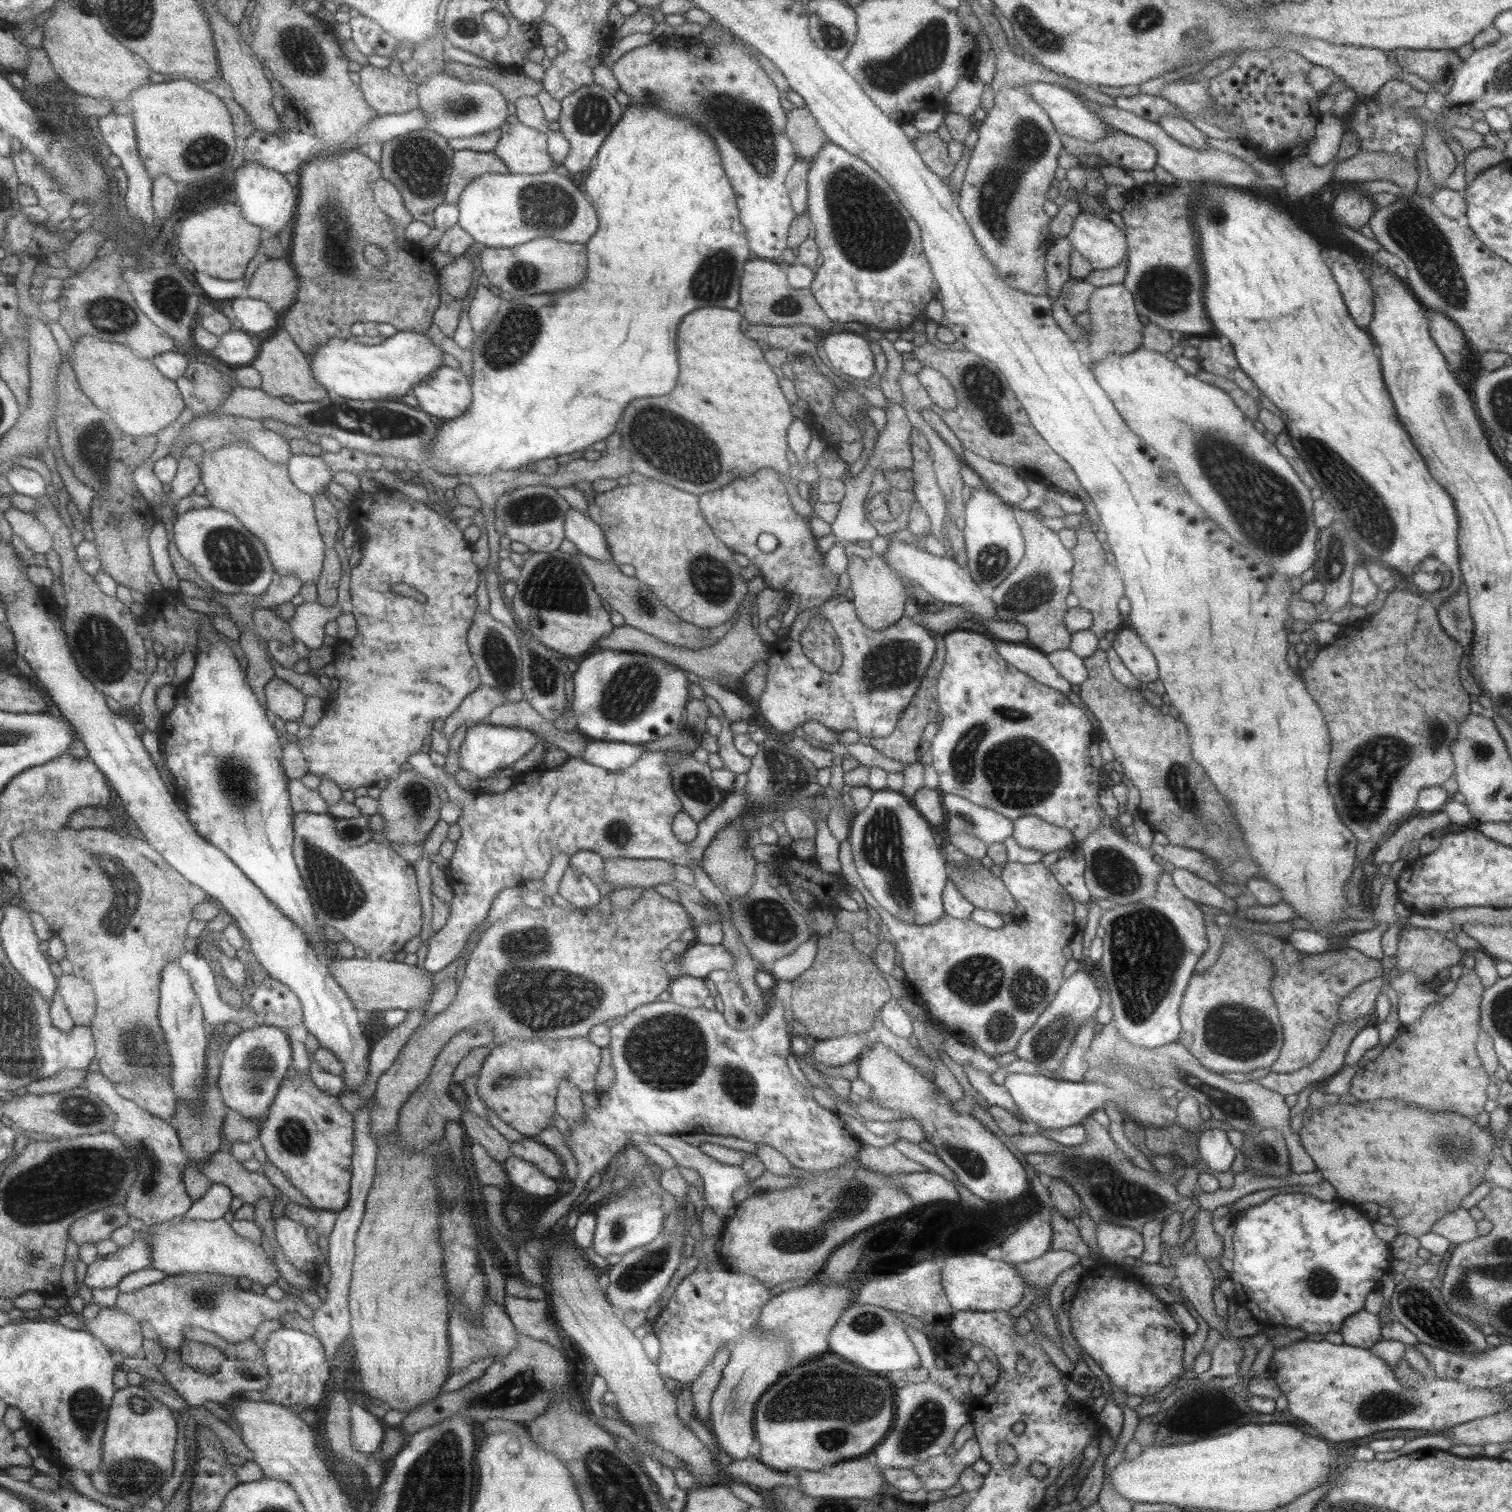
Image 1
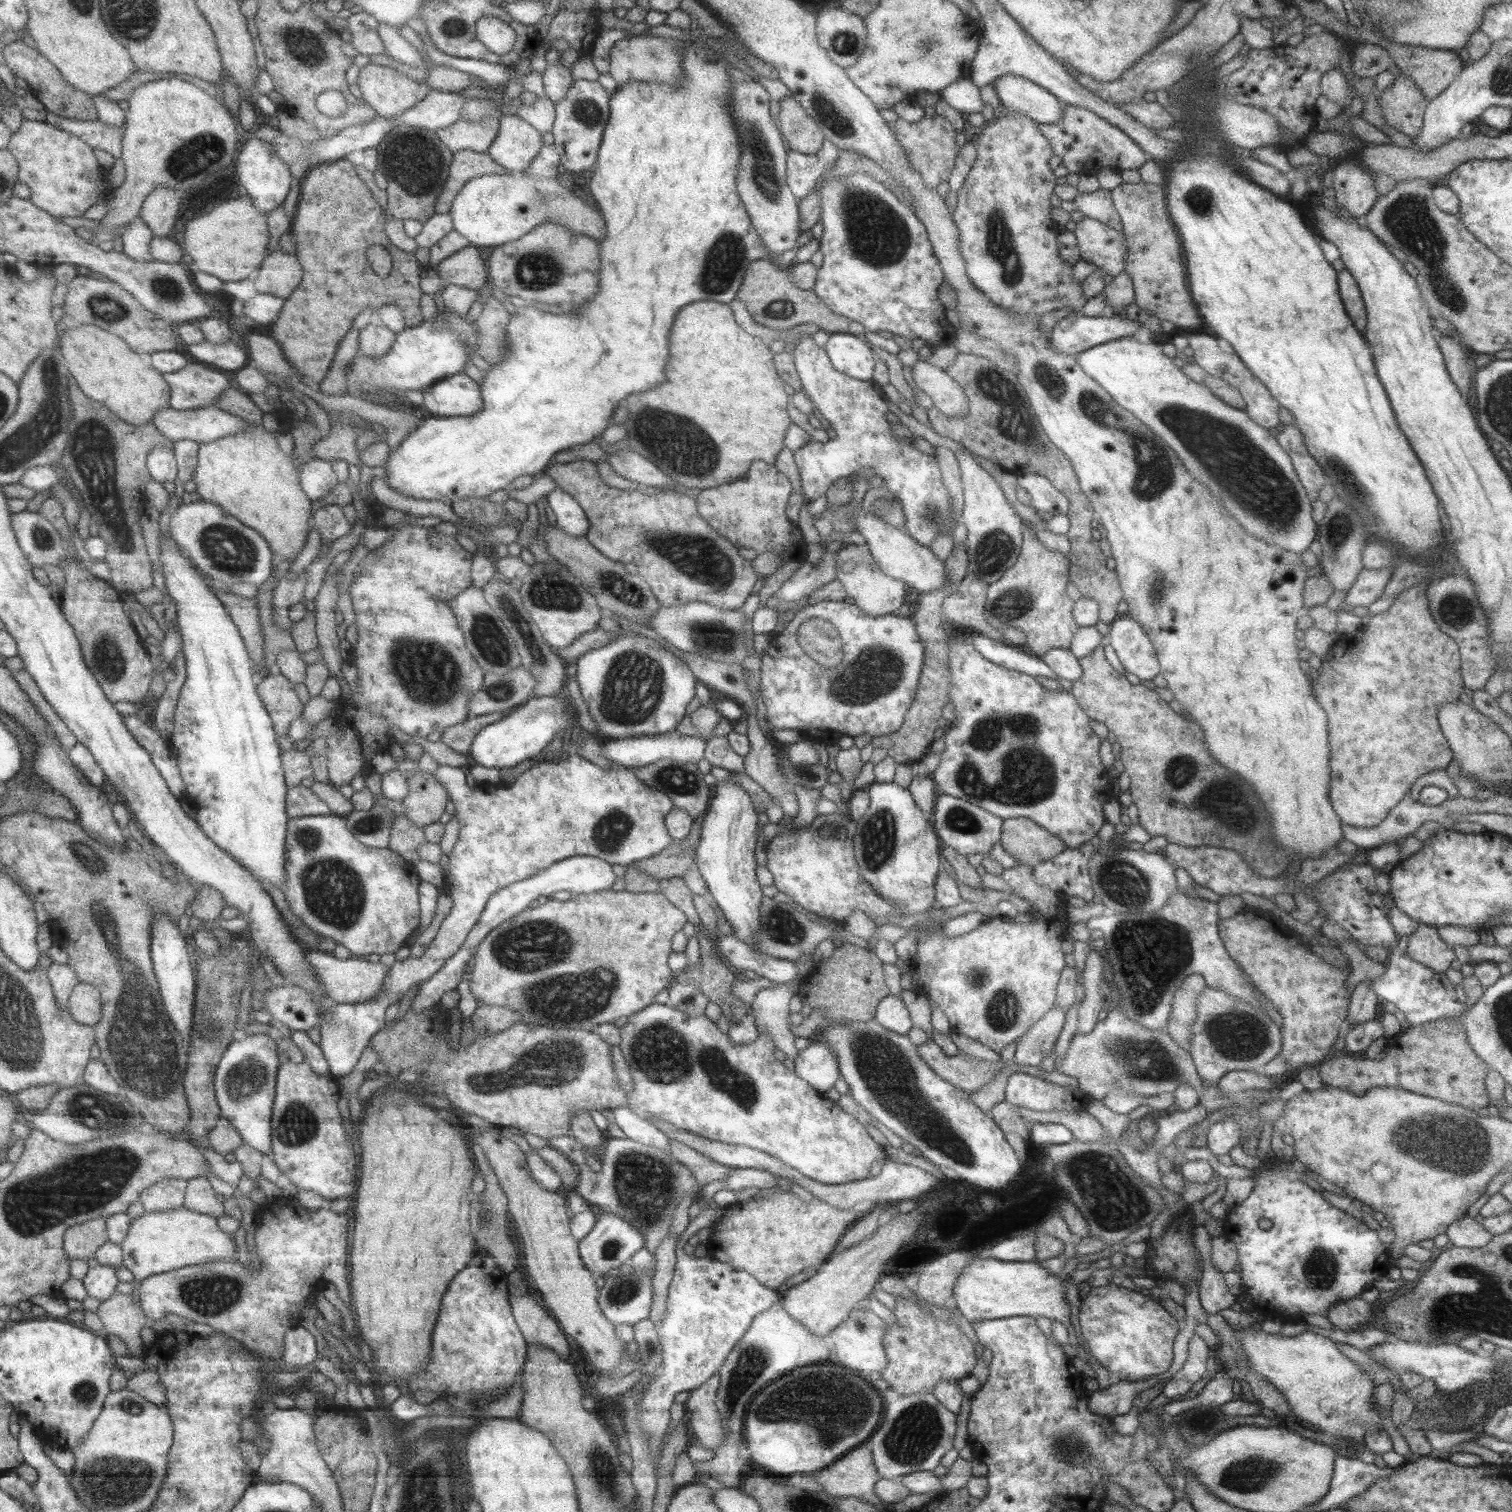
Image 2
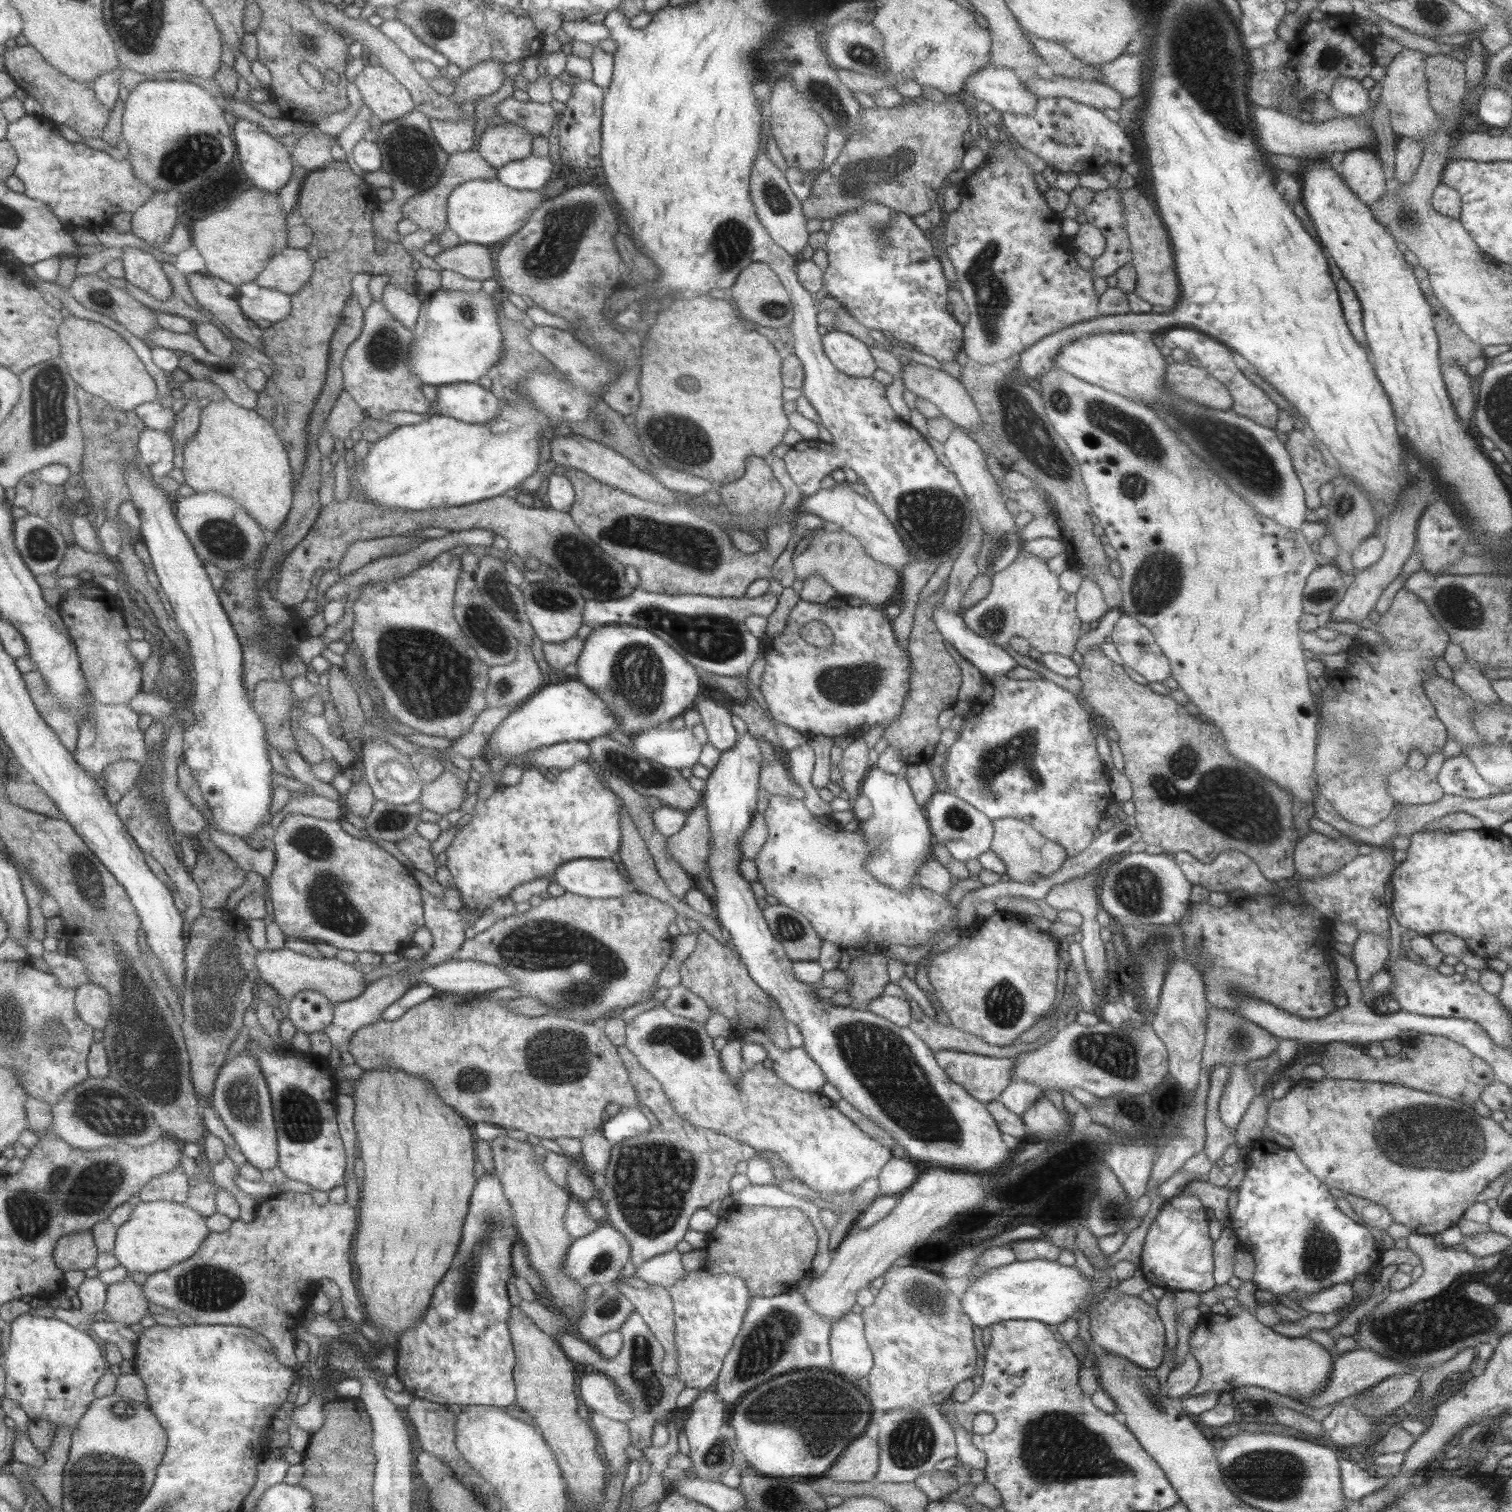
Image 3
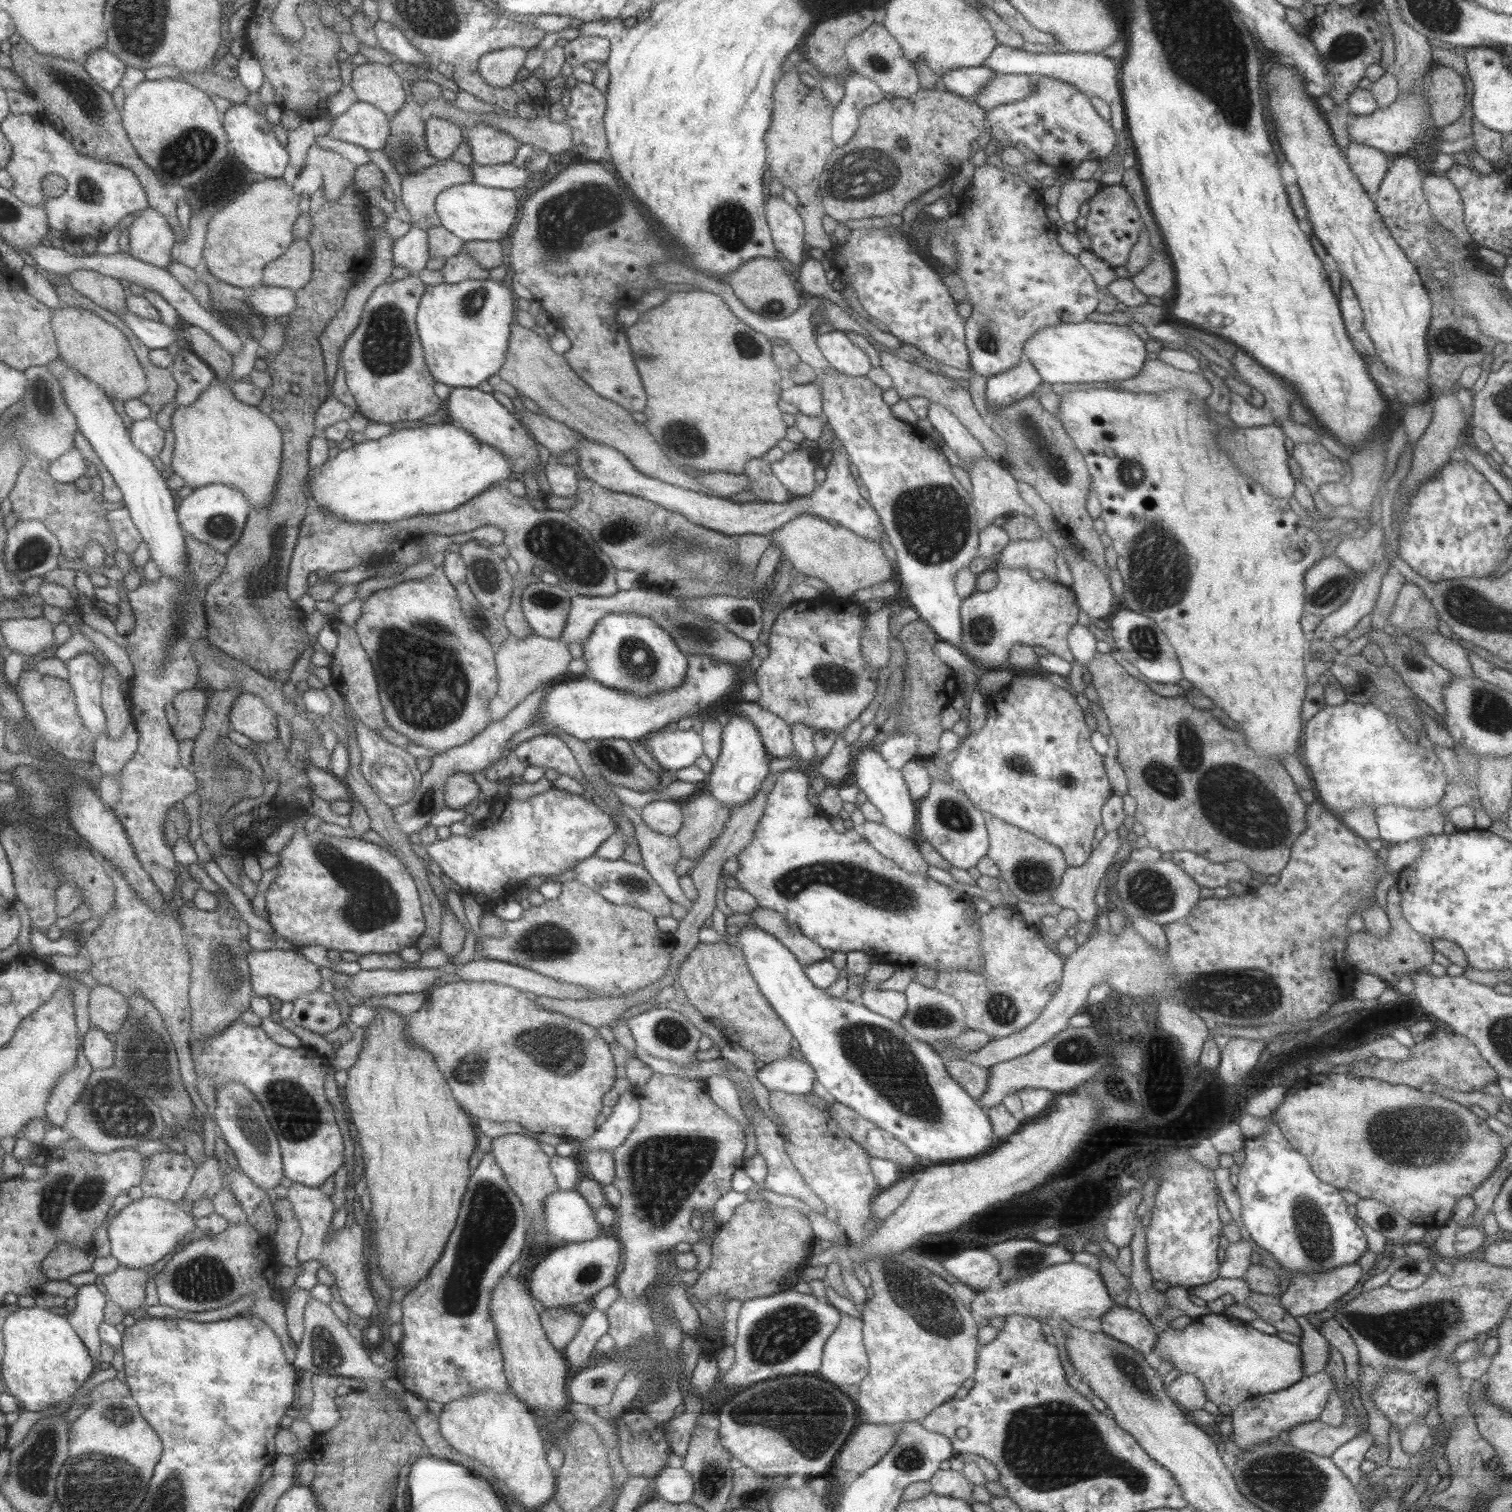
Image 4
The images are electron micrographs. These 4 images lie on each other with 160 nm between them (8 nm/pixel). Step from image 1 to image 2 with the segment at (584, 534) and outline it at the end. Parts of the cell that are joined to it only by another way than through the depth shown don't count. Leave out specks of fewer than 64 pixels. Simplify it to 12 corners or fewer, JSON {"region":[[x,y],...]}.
{"region":[[555,486],[546,494],[555,524],[584,537],[589,521],[572,496]]}

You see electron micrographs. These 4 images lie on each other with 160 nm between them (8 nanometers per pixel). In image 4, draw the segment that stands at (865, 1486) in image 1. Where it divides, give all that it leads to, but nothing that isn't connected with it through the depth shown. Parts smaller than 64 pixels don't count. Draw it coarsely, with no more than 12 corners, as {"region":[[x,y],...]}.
{"region":[[857,1424],[833,1466],[863,1473],[896,1441],[900,1425]]}

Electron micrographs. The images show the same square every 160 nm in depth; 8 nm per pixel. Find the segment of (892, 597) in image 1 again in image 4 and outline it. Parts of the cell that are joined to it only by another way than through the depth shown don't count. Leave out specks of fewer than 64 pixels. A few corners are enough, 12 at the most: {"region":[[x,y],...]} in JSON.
{"region":[[799,514],[767,535],[835,599],[891,578],[880,543]]}

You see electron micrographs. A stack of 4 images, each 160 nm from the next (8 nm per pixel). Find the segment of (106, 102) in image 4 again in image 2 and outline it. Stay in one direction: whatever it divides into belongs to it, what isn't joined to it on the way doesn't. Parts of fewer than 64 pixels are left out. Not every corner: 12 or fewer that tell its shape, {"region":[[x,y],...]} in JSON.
{"region":[[3,47],[11,72],[49,112],[100,120],[94,95],[72,85],[38,48]]}

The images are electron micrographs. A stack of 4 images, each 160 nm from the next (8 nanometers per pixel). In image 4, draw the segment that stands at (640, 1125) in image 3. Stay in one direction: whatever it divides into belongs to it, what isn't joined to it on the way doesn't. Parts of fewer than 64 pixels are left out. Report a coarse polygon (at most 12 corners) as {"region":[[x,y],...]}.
{"region":[[633,1090],[619,1095],[610,1115],[587,1140],[581,1153],[612,1151],[639,1116]]}

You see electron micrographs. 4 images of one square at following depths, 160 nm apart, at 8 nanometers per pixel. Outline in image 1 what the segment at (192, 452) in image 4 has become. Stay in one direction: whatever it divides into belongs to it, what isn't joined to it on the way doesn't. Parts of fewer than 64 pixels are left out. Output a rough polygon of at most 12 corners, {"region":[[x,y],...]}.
{"region":[[233,444],[202,456],[214,508],[277,573],[314,582],[324,544],[285,463]]}

